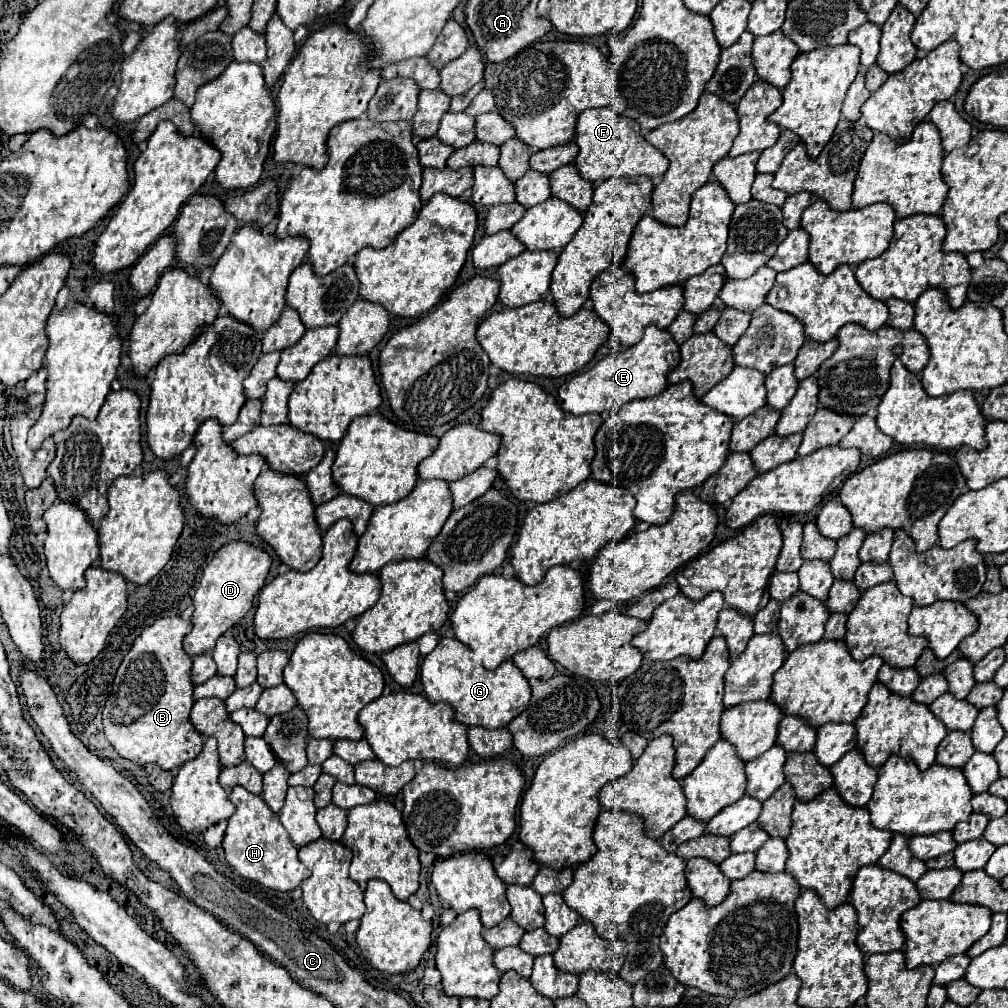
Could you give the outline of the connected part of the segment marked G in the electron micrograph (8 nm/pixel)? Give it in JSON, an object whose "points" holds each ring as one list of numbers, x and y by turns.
{"points":[[440,638,436,650,424,656,420,666,424,694,430,702,448,702,454,706,458,722,466,726,498,728,516,718,530,702,530,686,526,676,510,660,500,662,494,672,472,660,472,650,458,638]]}

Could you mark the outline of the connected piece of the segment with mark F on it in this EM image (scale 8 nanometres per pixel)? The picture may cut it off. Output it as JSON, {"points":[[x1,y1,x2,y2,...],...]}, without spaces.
{"points":[[610,108,584,110,576,124,576,144,580,154,574,164,586,180,606,180,612,176,648,176,658,178,668,170,668,158,642,136,640,124,632,118,618,116]]}

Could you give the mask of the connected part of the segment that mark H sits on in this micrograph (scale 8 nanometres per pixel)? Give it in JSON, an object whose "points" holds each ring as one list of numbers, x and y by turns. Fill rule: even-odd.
{"points":[[234,786,230,800,234,802,236,812,228,820,222,848,232,868,240,876,278,892,288,892,300,886,302,880,308,878,308,868,298,860,298,848,292,844,278,814,270,810,262,796,248,792,244,786]]}

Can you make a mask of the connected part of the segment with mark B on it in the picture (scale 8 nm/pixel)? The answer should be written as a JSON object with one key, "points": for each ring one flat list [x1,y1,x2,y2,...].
{"points":[[168,616,156,620,152,626,148,626,136,640,134,646,124,656,124,662,120,664,116,672,116,682,112,686,112,692,106,700,102,718,104,718,104,732,114,750,136,764,158,764,164,770,174,770,182,766,184,762,196,758,204,748,204,738,190,722,190,710,194,704,194,684,192,684,192,656,184,652,182,641,194,628,192,622,182,620,180,616]]}

